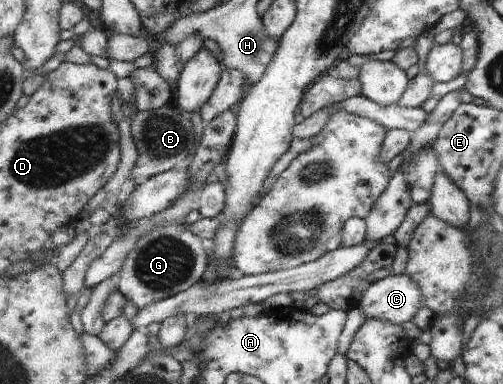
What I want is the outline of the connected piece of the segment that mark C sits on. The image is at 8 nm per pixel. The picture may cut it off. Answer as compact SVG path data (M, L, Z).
M394 274L374 283L358 309L366 320L375 318L402 324L413 321L423 302L423 290L411 276Z

